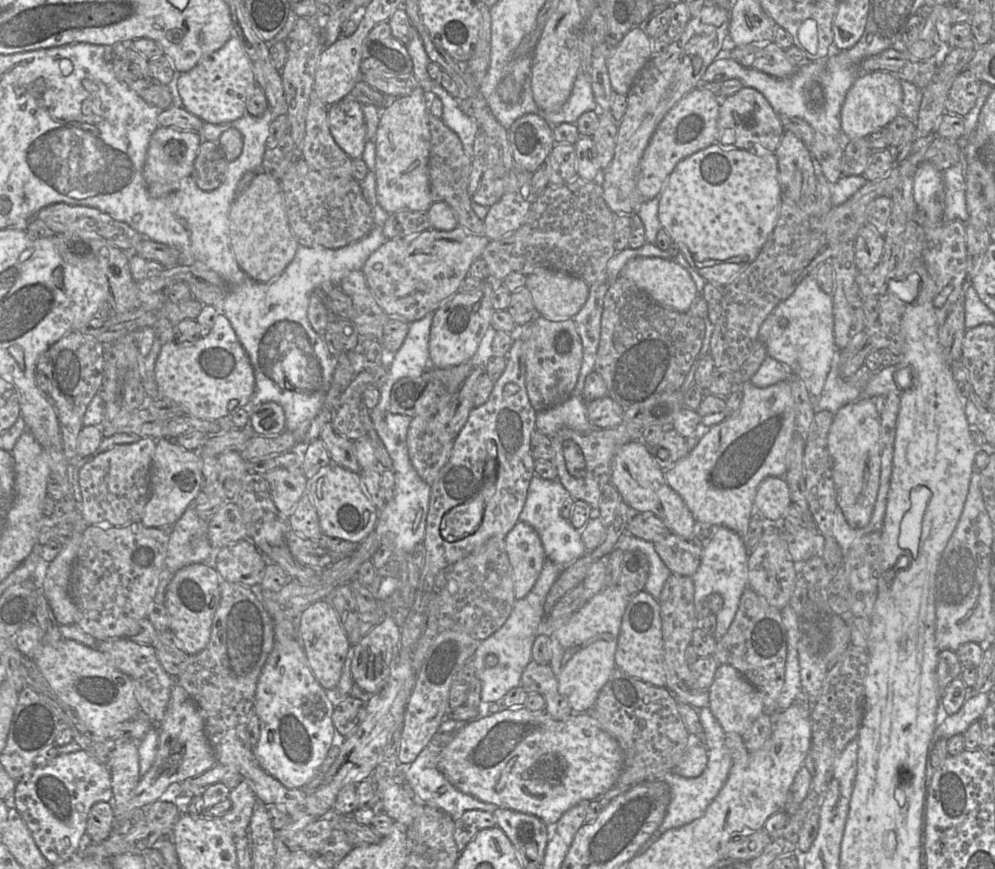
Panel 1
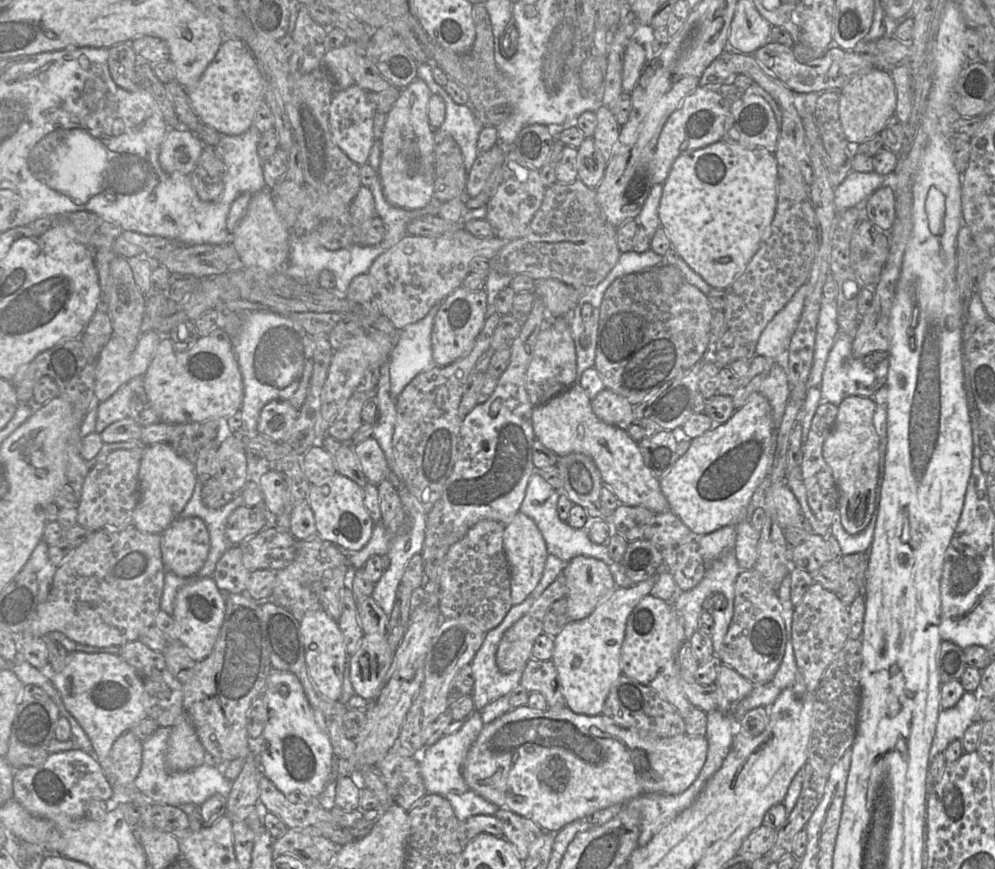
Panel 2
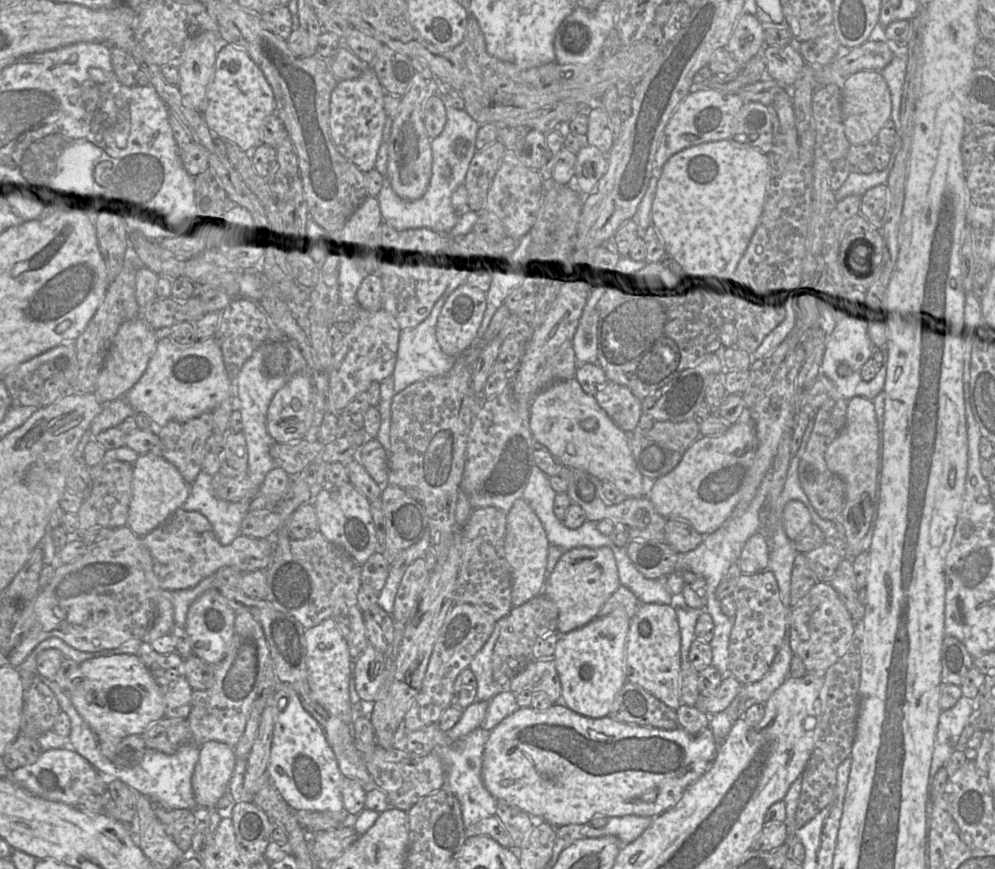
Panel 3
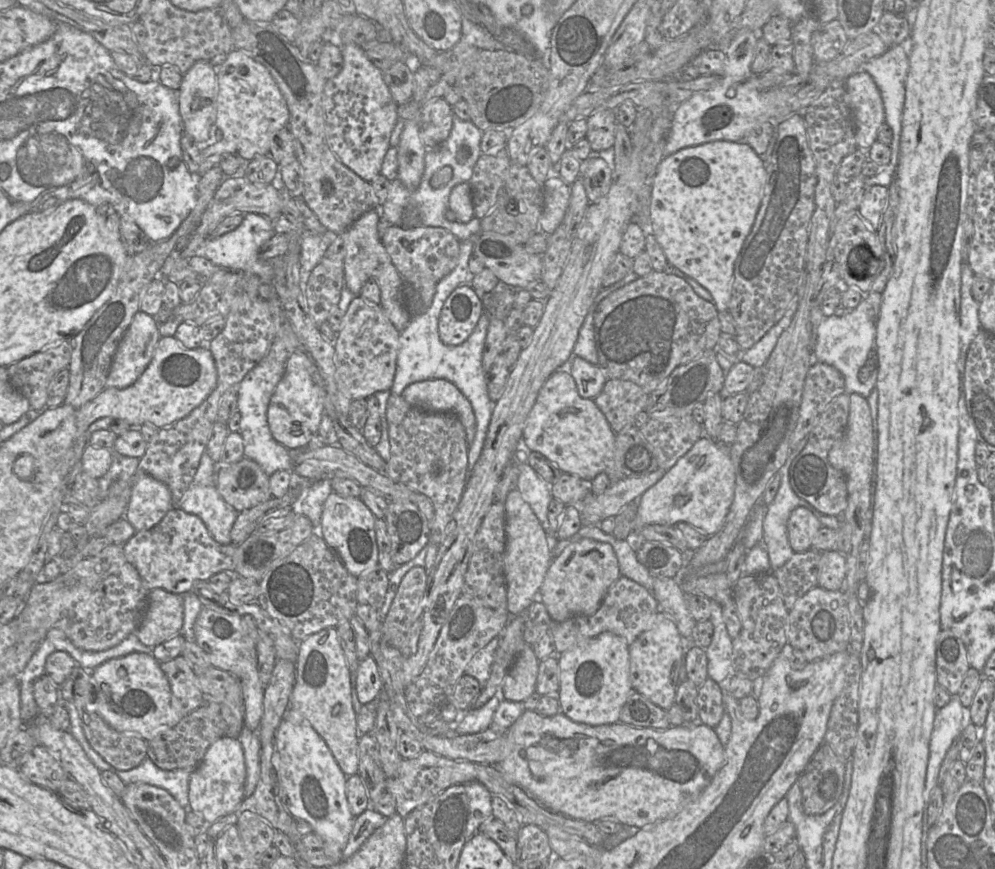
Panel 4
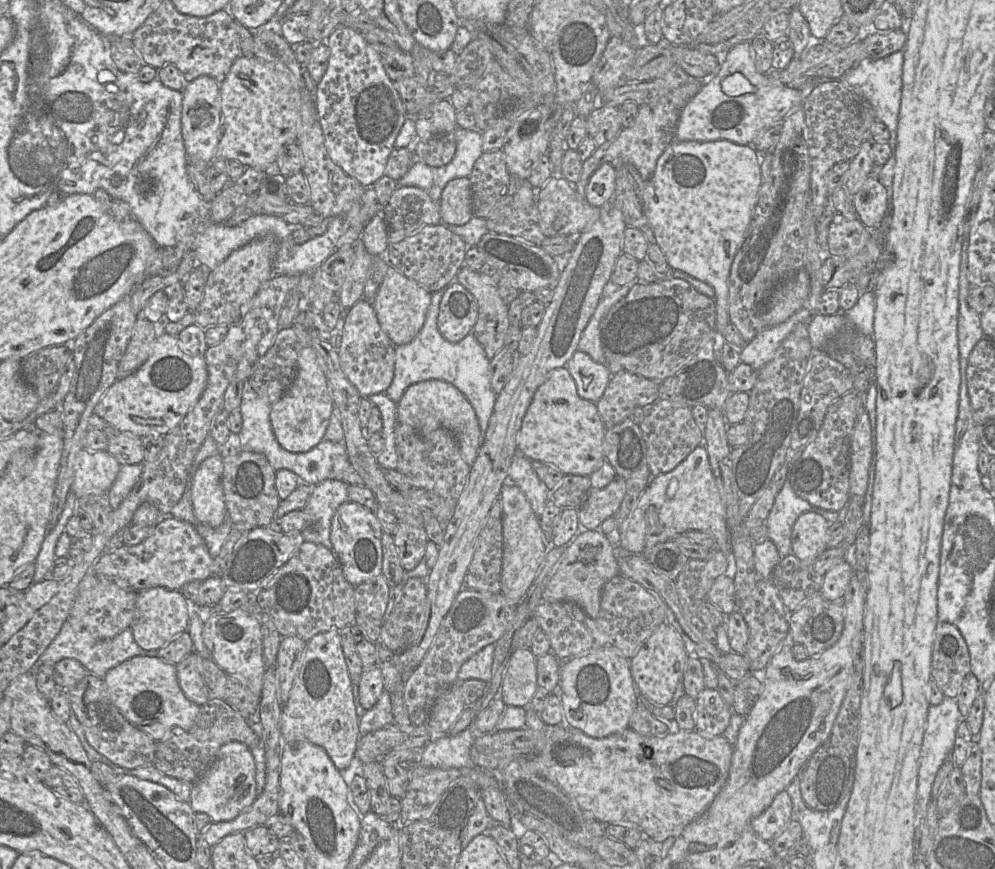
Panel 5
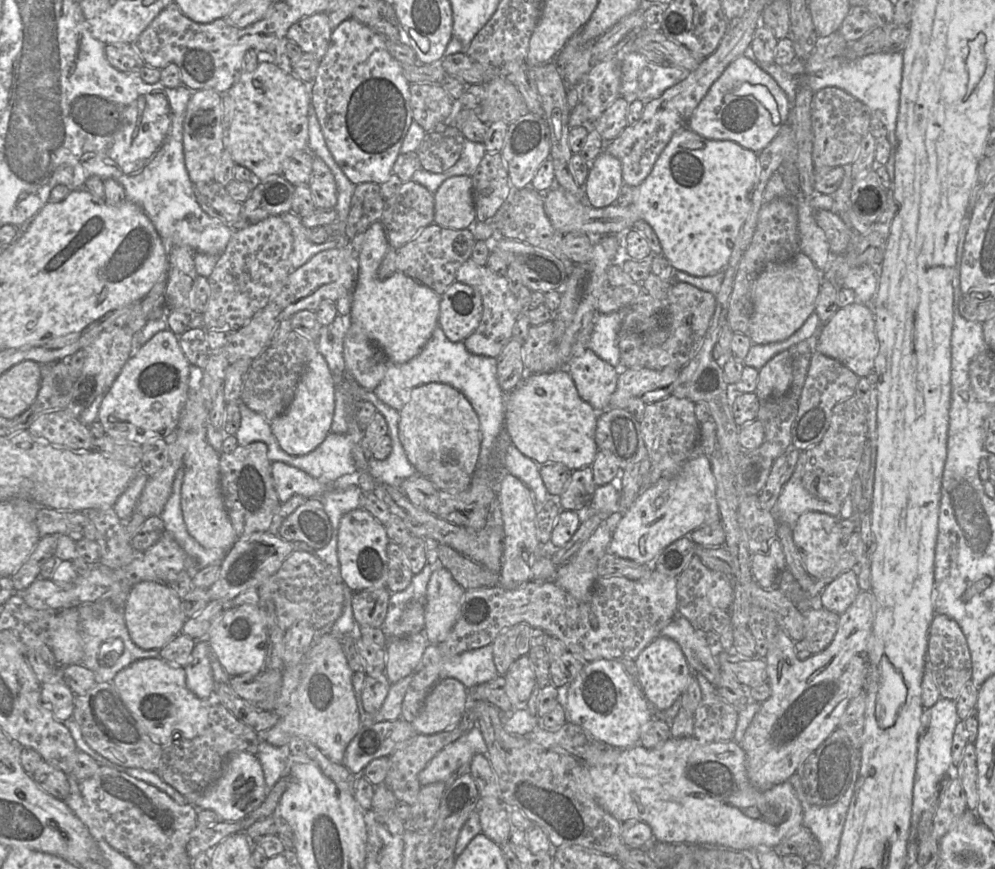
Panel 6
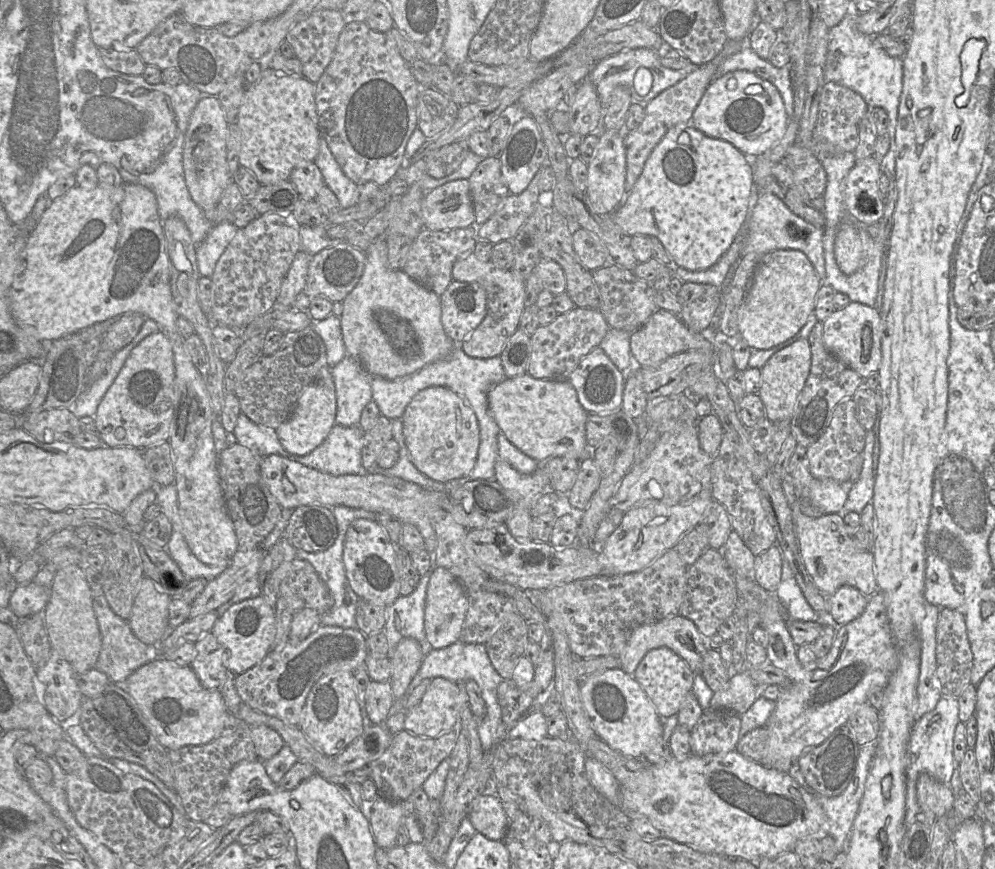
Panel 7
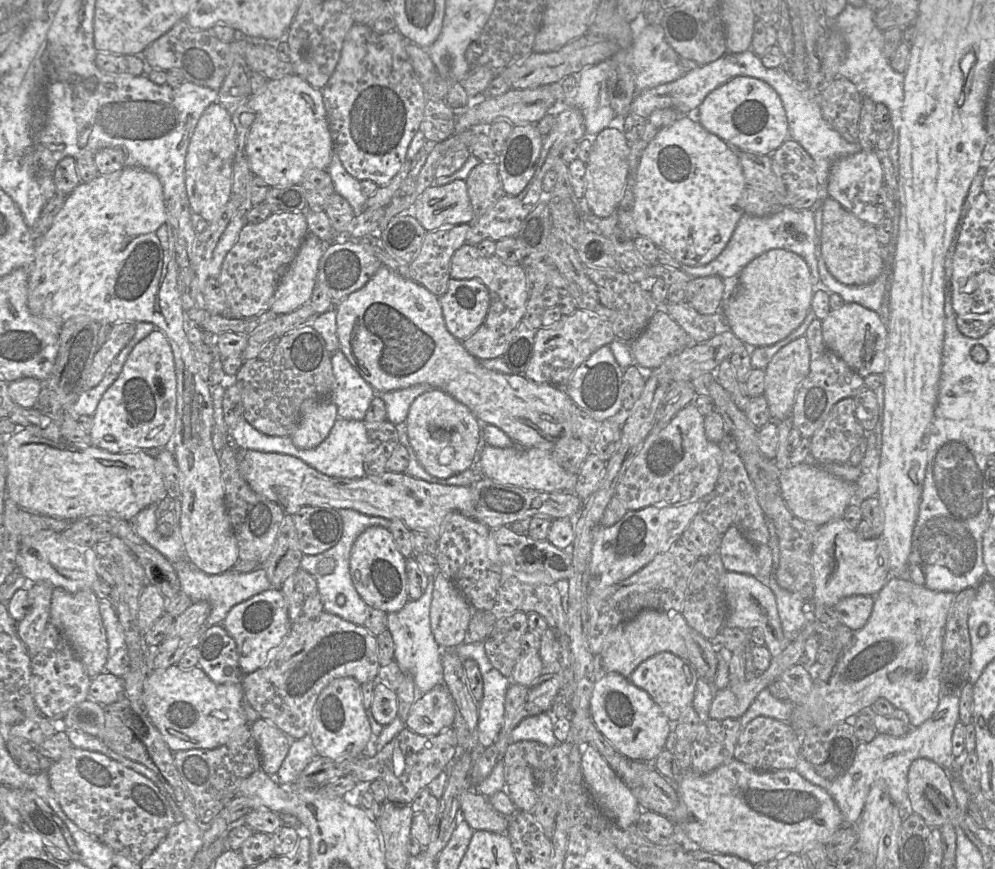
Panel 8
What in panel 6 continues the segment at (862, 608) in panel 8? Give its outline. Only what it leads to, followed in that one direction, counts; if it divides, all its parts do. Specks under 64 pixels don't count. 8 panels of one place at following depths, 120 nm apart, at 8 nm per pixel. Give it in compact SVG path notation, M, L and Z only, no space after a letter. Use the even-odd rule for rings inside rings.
M849 570L840 574L824 588L820 594L820 605L841 615L854 602L860 591L857 570Z

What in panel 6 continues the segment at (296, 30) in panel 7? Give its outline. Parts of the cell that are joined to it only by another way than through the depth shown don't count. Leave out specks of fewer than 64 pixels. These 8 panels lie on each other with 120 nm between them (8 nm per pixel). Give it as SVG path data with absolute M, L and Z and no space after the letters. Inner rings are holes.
M319 12L293 23L285 37L295 42L303 52L321 60L328 49L332 31L327 14Z

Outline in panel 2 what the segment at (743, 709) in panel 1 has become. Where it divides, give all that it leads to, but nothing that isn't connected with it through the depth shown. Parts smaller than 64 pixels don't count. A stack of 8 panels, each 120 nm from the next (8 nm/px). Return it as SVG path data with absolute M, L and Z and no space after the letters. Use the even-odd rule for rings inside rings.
M722 664L715 682L717 709L730 715L734 706L748 696L754 685L732 667Z

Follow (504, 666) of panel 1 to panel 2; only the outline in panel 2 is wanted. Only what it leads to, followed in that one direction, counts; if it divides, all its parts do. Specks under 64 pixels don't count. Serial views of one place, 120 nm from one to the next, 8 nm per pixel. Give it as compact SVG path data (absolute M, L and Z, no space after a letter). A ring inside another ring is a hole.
M548 554L545 562L544 571L542 577L533 590L533 592L521 603L518 605L512 605L511 609L508 611L507 615L503 621L495 628L489 630L485 634L485 638L480 649L475 654L472 662L471 668L473 670L475 684L473 689L473 700L475 710L481 711L481 717L484 724L489 724L498 717L507 713L512 709L512 706L509 701L509 694L512 690L517 687L521 682L521 677L524 671L524 668L515 670L509 674L503 674L500 672L496 664L496 652L499 645L499 642L505 633L515 622L517 622L522 616L524 616L533 603L540 597L544 590L551 584L553 581L562 574L567 562L561 560L555 555Z

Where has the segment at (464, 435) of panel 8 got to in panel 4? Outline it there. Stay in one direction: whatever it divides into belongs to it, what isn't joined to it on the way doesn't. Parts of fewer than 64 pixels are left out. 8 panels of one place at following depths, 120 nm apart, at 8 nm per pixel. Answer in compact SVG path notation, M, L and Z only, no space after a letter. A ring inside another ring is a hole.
M445 379L415 382L407 386L401 395L414 407L454 414L465 429L468 447L473 442L476 420L472 406L452 382Z

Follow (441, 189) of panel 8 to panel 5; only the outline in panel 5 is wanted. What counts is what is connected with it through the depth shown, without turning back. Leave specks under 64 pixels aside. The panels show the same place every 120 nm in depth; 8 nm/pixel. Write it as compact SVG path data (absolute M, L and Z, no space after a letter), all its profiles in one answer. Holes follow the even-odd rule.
M468 177L450 180L444 187L440 204L440 219L444 224L464 225L474 216L470 179Z

